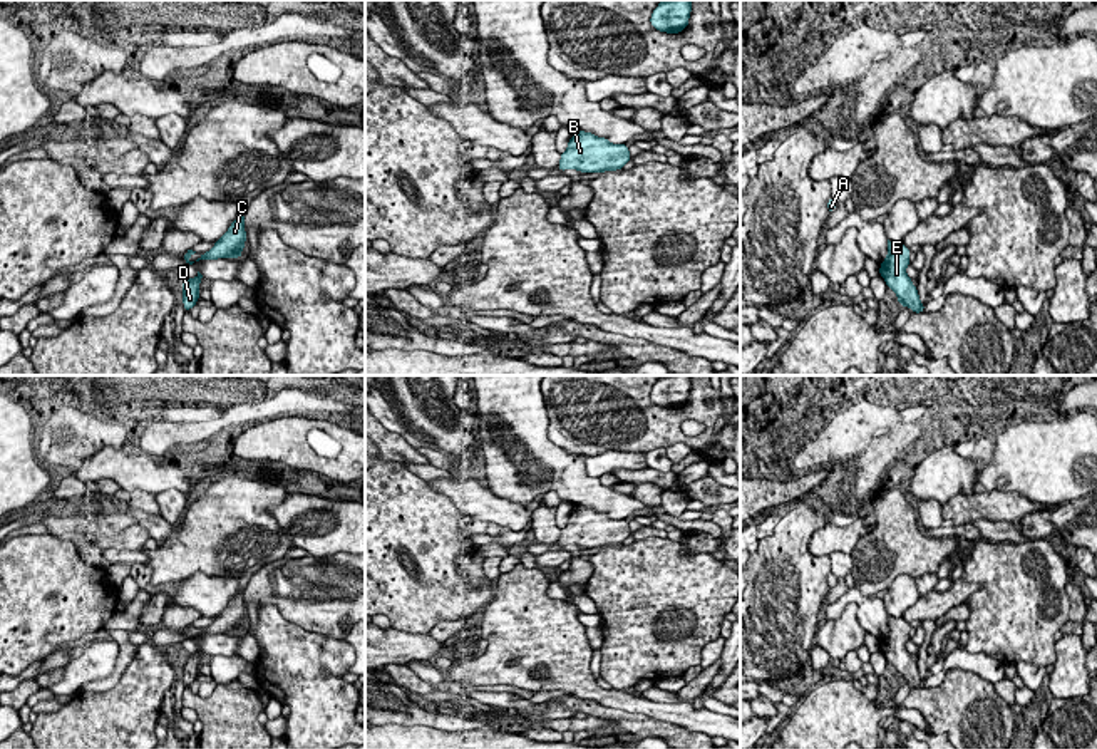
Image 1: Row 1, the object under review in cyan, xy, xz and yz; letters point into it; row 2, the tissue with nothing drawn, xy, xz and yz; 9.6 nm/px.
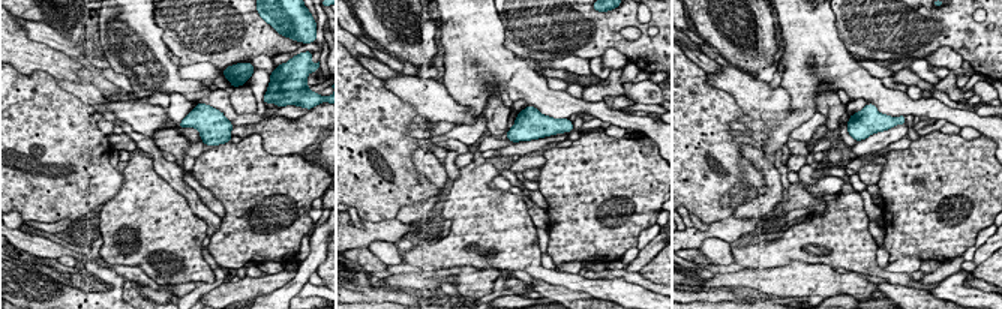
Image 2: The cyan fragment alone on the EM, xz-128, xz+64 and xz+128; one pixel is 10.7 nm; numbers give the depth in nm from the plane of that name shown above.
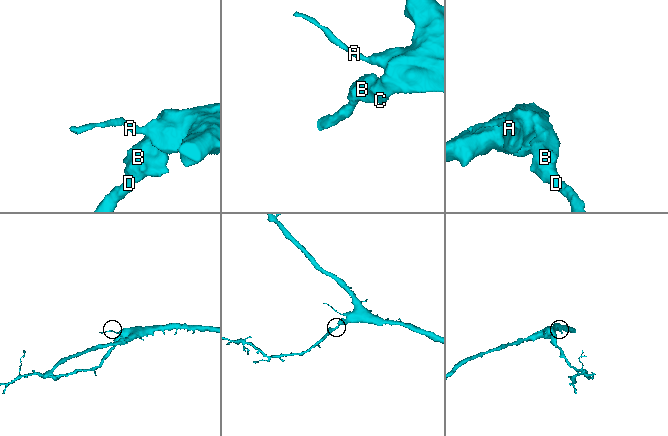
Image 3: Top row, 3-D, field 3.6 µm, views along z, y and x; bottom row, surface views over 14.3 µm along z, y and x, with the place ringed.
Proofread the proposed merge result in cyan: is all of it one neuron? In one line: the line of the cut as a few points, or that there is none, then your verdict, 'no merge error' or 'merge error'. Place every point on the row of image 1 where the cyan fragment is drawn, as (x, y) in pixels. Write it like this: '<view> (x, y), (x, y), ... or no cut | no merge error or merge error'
no cut | no merge error

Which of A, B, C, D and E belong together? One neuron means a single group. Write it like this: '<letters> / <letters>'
A B C D E

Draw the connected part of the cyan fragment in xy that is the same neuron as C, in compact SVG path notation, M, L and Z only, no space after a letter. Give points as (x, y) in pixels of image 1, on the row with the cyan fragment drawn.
M241 214L236 218L228 231L214 243L214 246L203 253L199 260L218 260L218 258L243 258L241 251L246 243L246 231L245 231L245 216Z

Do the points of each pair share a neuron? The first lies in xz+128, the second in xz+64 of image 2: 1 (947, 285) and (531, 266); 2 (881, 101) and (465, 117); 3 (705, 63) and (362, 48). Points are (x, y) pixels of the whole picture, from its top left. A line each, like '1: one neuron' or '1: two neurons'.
1: one neuron
2: two neurons
3: two neurons

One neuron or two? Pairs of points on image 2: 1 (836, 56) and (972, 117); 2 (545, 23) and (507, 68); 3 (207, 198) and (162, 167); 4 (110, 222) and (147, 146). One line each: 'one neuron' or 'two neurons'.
1: one neuron
2: two neurons
3: two neurons
4: two neurons

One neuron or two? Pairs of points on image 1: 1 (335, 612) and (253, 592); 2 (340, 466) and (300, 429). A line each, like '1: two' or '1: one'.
1: one
2: one

